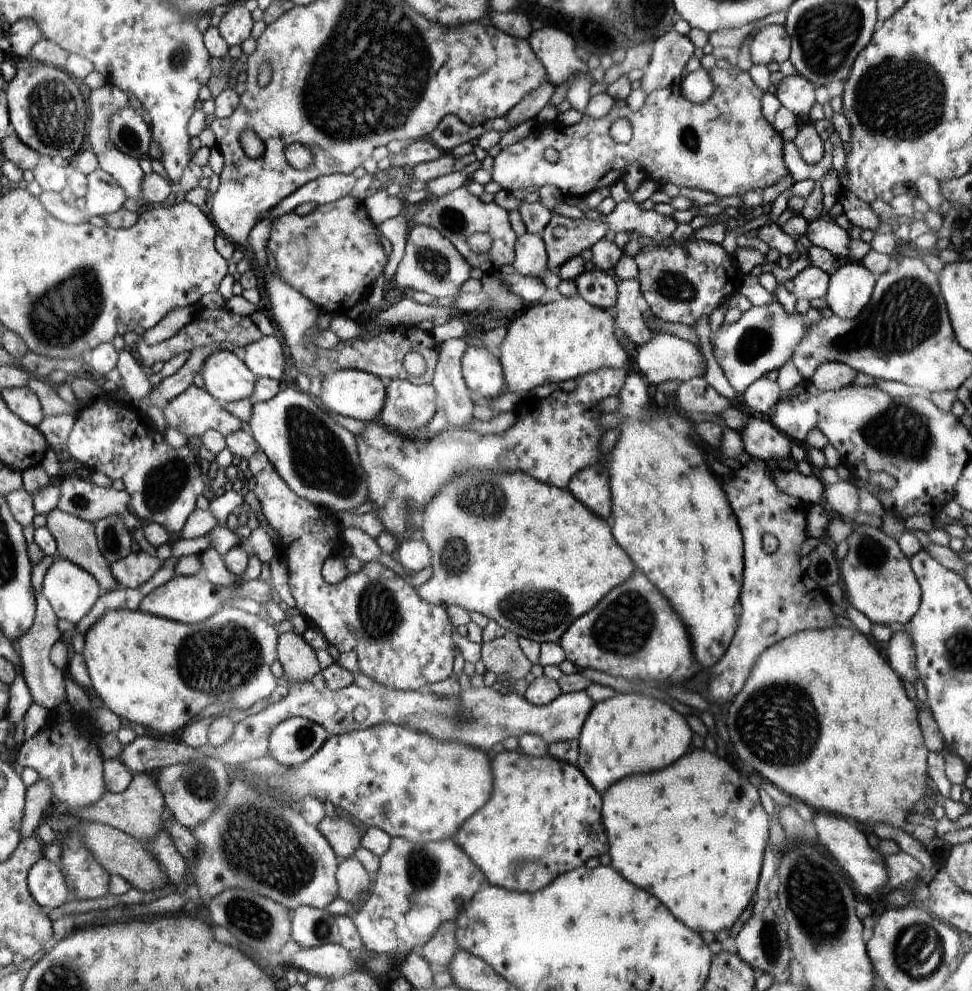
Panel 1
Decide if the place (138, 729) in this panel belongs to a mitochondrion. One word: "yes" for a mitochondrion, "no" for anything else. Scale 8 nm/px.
no

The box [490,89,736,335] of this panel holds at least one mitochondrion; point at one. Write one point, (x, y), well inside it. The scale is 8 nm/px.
(671, 286)

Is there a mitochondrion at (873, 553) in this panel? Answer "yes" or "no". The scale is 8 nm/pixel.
yes

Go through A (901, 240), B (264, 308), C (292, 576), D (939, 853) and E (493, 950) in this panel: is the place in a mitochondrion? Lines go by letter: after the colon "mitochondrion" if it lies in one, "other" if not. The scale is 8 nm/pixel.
A: other
B: other
C: other
D: other
E: other

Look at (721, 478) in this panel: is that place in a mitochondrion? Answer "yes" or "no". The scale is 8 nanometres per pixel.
no

